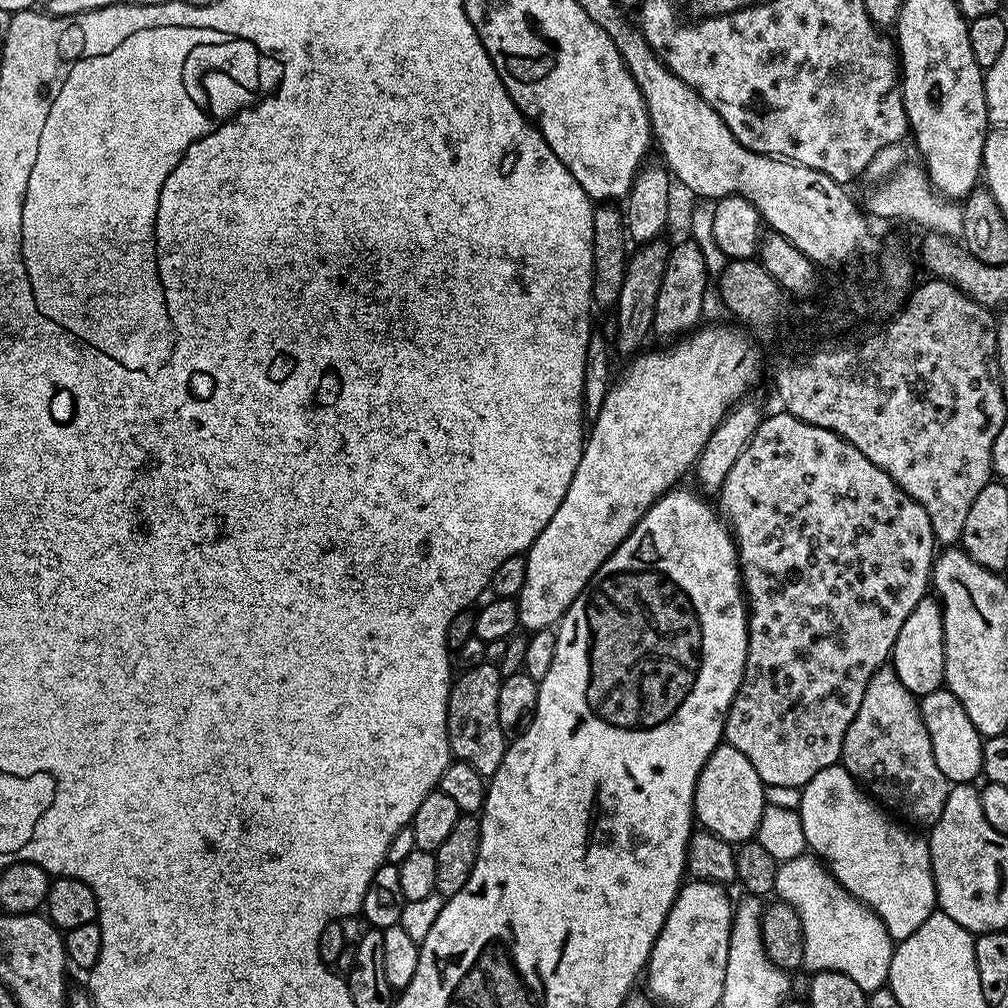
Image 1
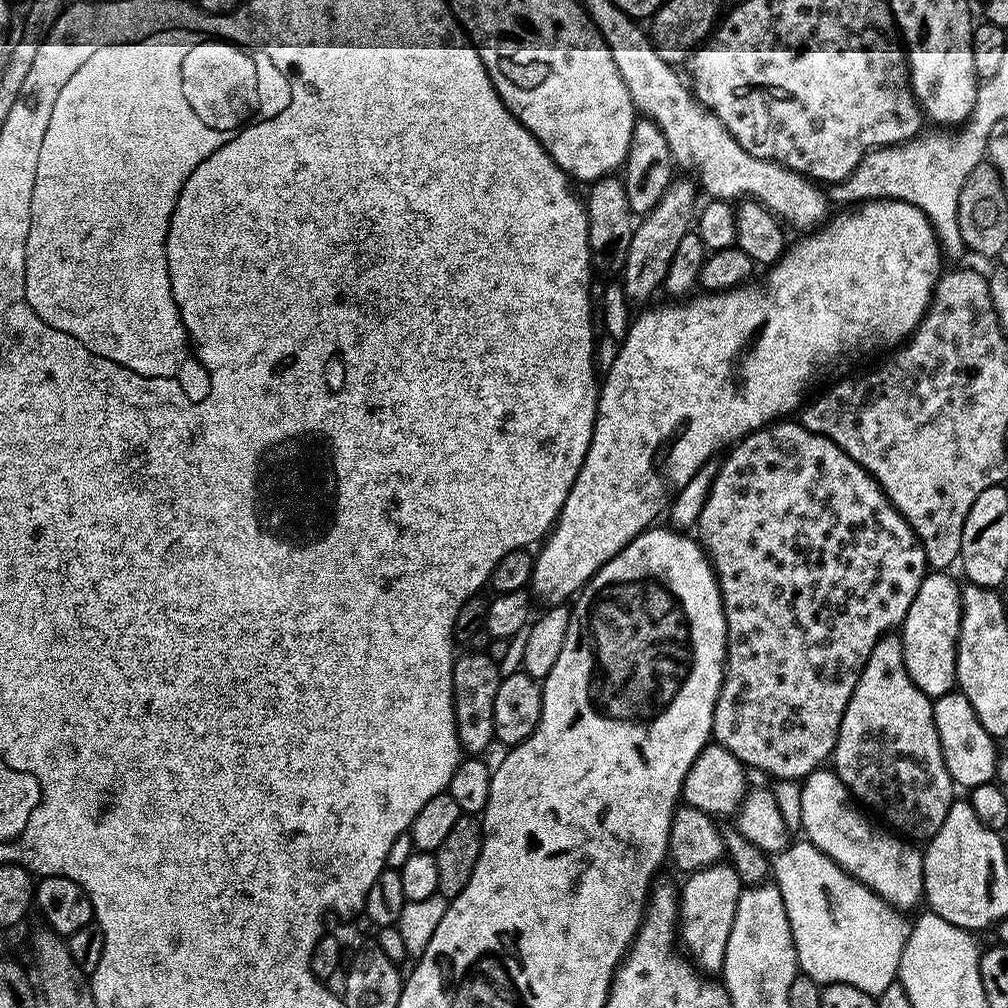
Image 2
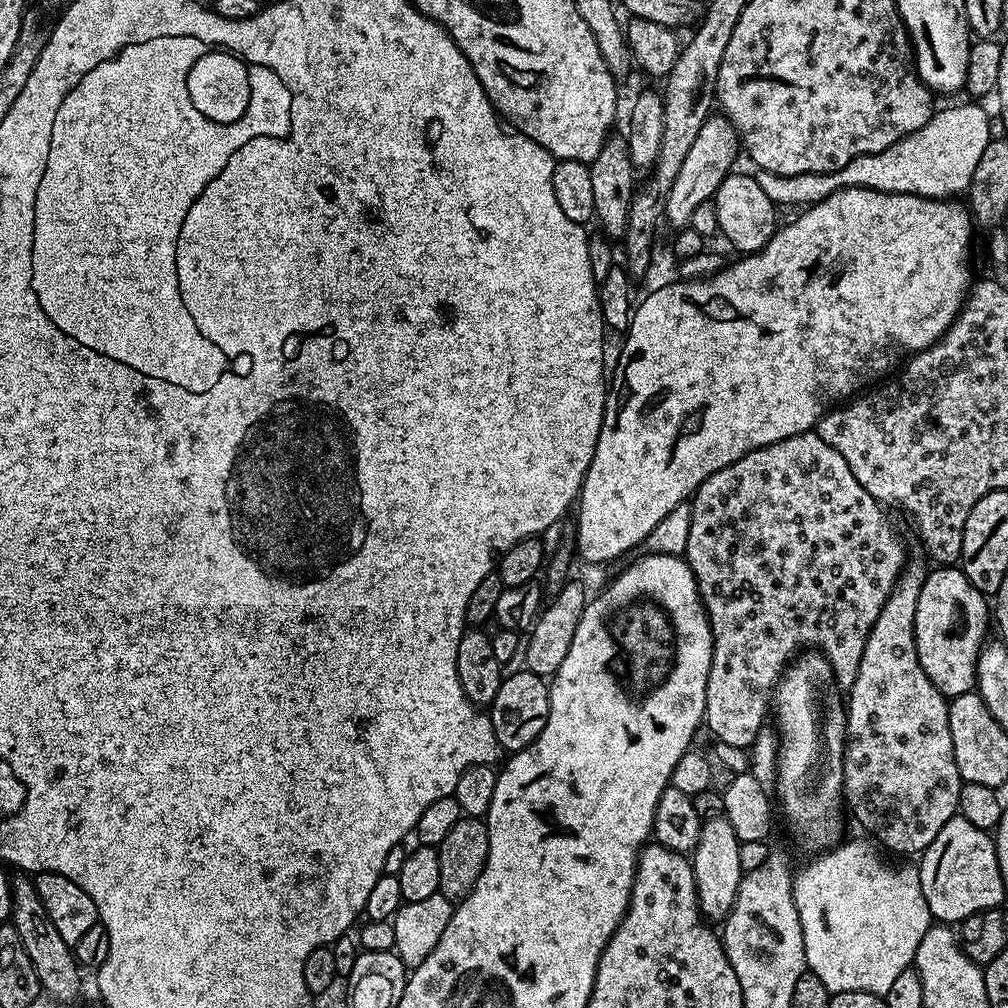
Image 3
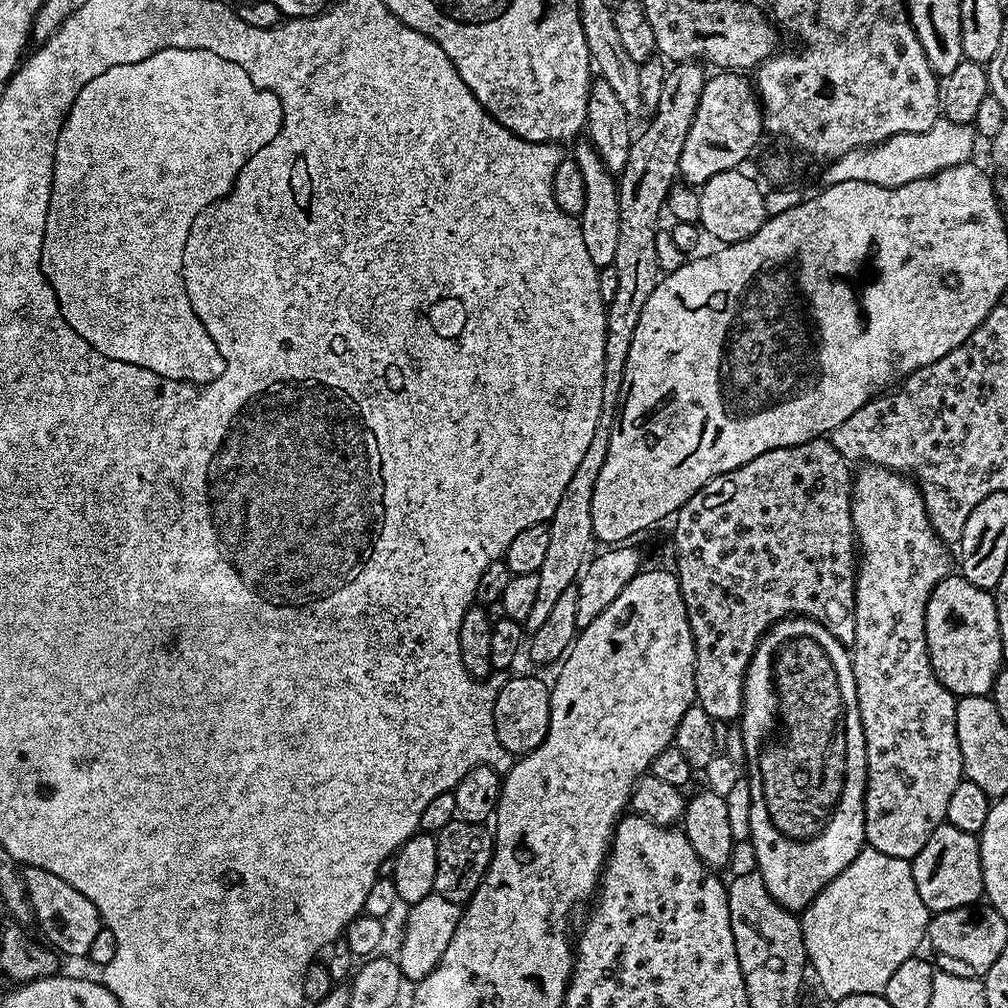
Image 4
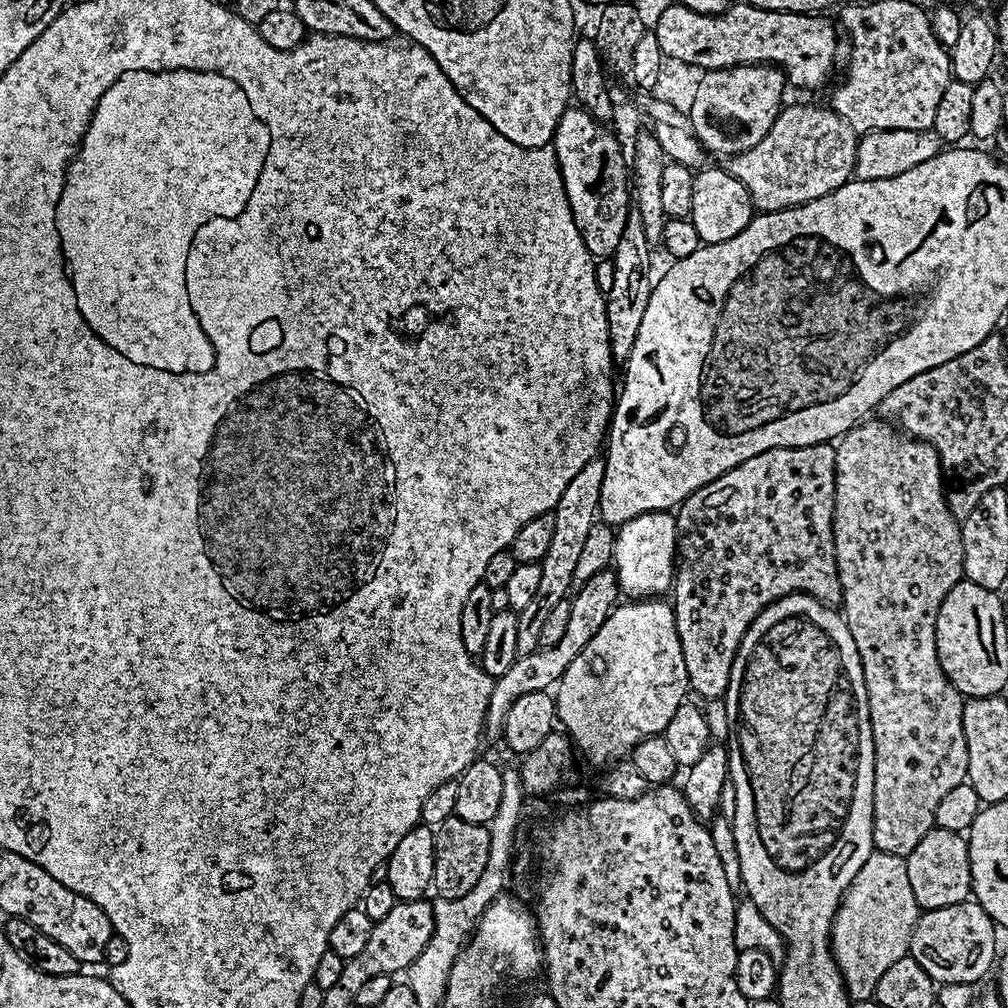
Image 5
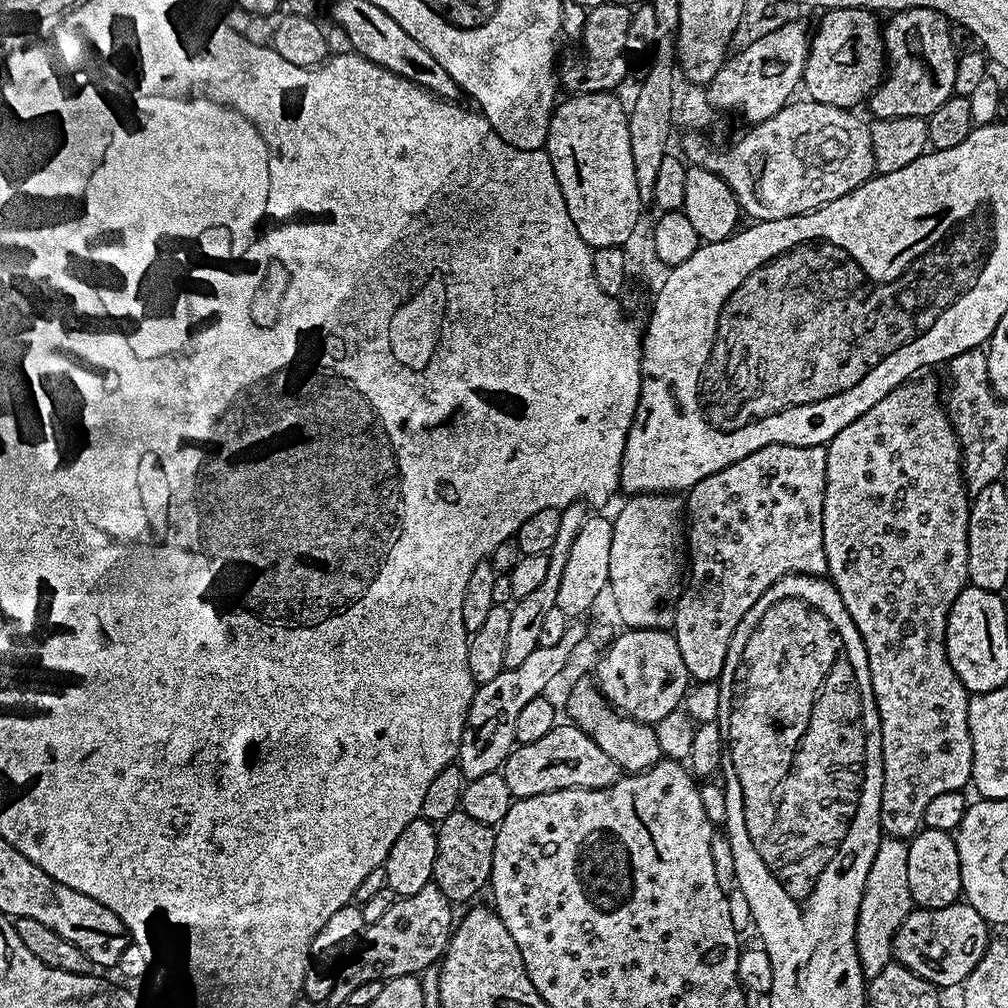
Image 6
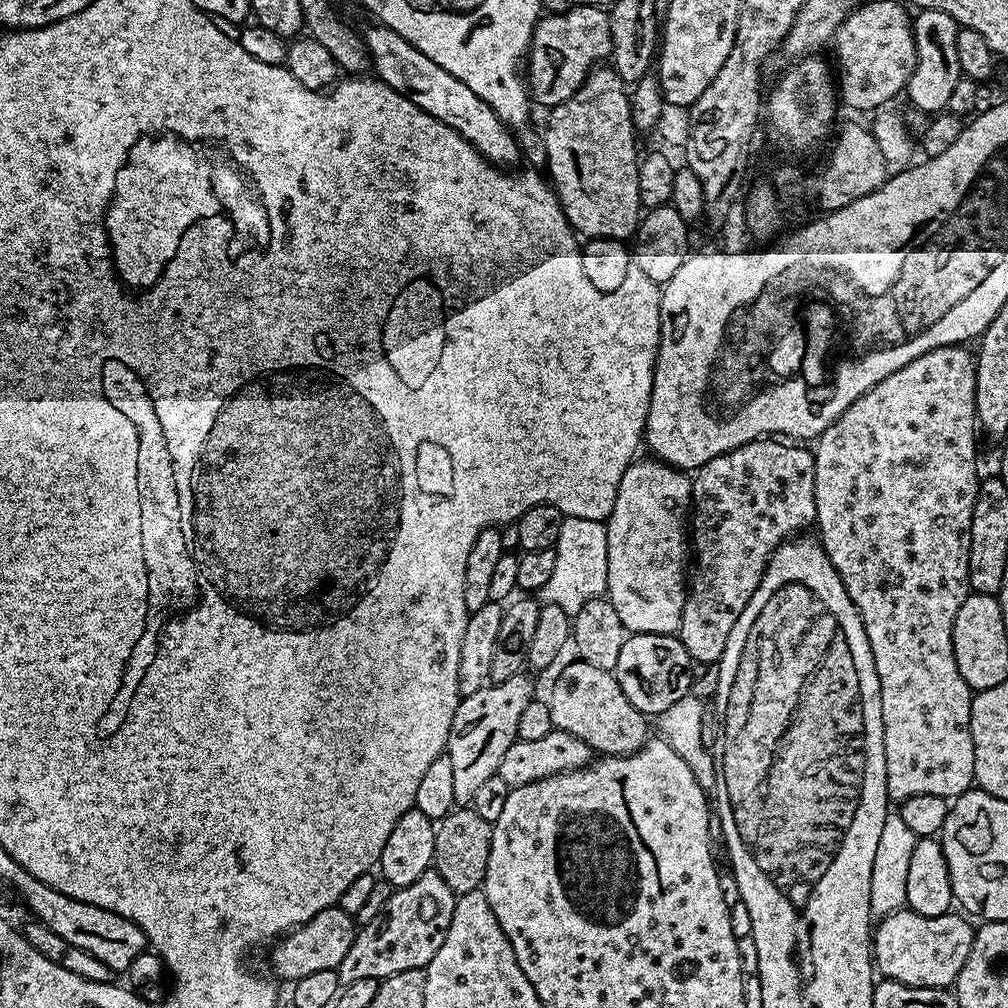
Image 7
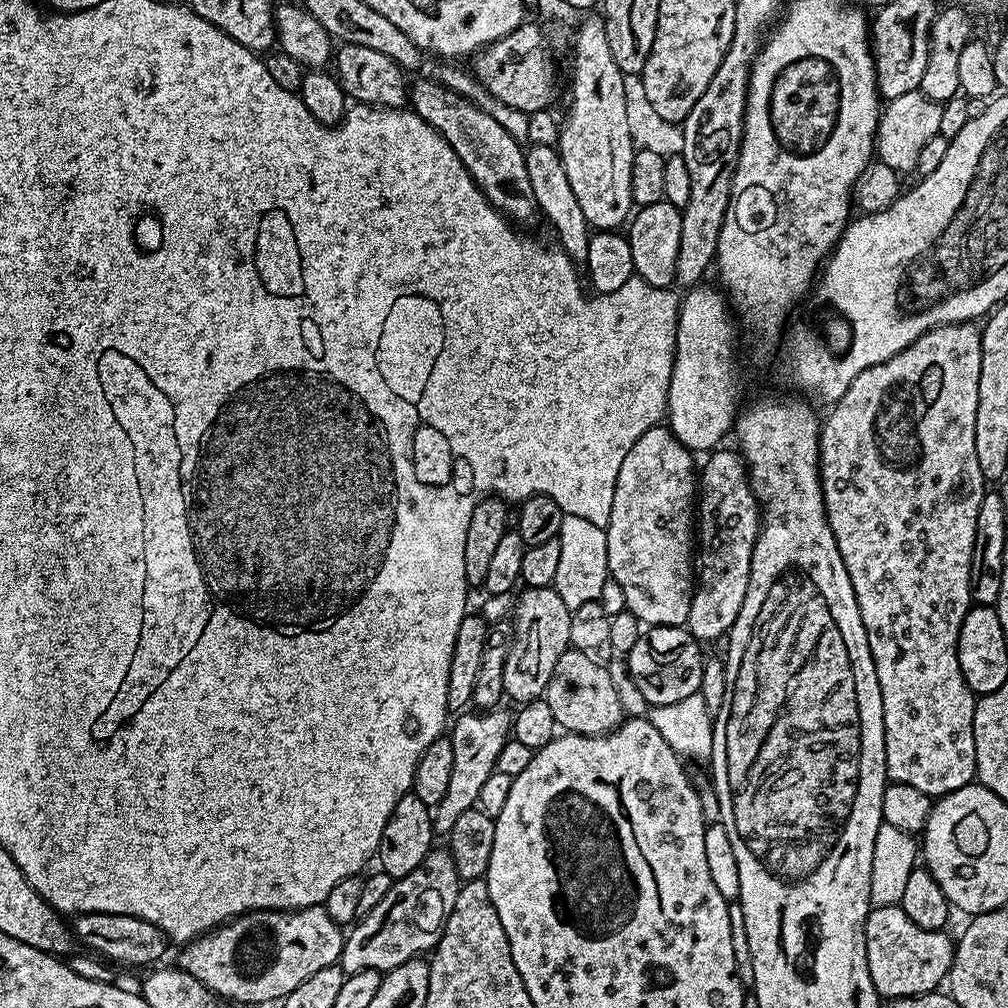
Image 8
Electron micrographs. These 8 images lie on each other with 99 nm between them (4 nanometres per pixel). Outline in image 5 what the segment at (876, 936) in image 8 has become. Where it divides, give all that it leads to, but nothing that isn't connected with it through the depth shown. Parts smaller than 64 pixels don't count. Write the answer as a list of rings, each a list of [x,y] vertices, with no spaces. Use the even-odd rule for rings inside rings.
[[[969,898],[954,906],[942,906],[921,911],[908,947],[910,955],[937,985],[978,985],[984,975],[993,971],[998,960],[996,952],[998,925],[982,910],[975,899]]]

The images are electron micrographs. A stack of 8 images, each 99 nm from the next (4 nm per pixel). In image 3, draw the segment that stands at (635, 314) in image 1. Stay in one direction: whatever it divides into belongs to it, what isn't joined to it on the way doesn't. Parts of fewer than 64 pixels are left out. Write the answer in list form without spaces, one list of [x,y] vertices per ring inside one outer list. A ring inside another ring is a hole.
[[[713,114],[708,117],[707,122],[698,130],[698,138],[690,145],[690,150],[682,162],[682,170],[678,178],[674,178],[674,186],[670,186],[670,194],[666,198],[664,207],[664,220],[673,224],[673,229],[689,227],[692,223],[692,215],[697,206],[702,202],[712,200],[716,195],[718,186],[733,171],[732,163],[736,160],[736,151],[741,151],[740,135],[736,128],[723,114]]]

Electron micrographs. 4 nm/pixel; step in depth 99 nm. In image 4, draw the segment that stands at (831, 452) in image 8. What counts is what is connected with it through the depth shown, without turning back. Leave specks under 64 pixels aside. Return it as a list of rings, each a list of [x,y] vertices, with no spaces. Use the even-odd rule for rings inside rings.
[[[877,464],[861,467],[861,472],[855,473],[852,482],[852,525],[856,531],[858,559],[856,561],[856,601],[854,602],[854,642],[850,646],[852,669],[854,670],[854,686],[858,694],[858,714],[862,722],[862,734],[866,738],[866,786],[864,787],[864,839],[867,847],[882,850],[882,854],[890,854],[894,858],[902,858],[911,862],[918,850],[930,842],[930,834],[938,825],[946,821],[946,806],[950,803],[950,794],[954,794],[954,786],[958,786],[964,775],[962,766],[962,750],[958,750],[956,737],[956,701],[942,682],[934,674],[930,666],[930,654],[926,646],[926,606],[930,602],[930,594],[938,582],[950,575],[954,568],[954,556],[950,553],[949,545],[940,539],[934,530],[930,518],[926,514],[924,499],[920,488],[911,475],[895,472],[889,468],[879,468]]]

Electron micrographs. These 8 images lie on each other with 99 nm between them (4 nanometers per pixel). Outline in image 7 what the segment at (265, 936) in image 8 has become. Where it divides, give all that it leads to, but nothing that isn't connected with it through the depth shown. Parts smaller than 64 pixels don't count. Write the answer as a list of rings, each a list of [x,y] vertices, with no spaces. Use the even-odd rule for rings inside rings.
[[[340,907],[327,908],[310,922],[301,924],[300,927],[292,929],[291,932],[279,937],[271,945],[272,948],[272,968],[287,982],[295,982],[306,978],[306,974],[314,974],[318,970],[339,969],[342,958],[346,958],[346,950],[354,942],[358,931],[358,925],[346,910]]]

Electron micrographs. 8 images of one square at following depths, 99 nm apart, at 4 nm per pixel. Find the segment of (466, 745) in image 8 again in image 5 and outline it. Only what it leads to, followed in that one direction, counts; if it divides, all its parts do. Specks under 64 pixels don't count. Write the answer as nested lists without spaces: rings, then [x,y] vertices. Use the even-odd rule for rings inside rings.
[[[606,567],[600,573],[587,578],[584,584],[575,589],[571,597],[570,626],[566,626],[566,634],[562,634],[562,639],[553,648],[540,648],[529,656],[517,656],[514,666],[510,666],[506,674],[495,677],[490,706],[484,719],[484,736],[487,739],[499,741],[503,737],[506,714],[510,712],[510,706],[514,706],[514,702],[522,698],[522,694],[546,692],[559,684],[570,662],[574,662],[574,658],[582,654],[586,642],[590,642],[590,638],[594,638],[594,634],[602,630],[602,622],[606,622],[620,595],[620,585],[617,584],[615,571],[611,567]]]

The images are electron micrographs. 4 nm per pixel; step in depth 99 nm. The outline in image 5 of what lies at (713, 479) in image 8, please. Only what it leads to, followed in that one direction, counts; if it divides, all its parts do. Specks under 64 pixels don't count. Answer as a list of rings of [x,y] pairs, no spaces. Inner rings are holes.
[[[831,443],[814,446],[798,446],[797,448],[771,448],[754,458],[746,458],[738,466],[726,470],[714,482],[702,486],[694,494],[684,499],[679,505],[676,517],[676,555],[678,563],[674,573],[674,607],[676,609],[676,625],[678,638],[682,642],[682,658],[686,658],[686,674],[688,687],[693,693],[701,696],[701,701],[718,700],[723,697],[726,686],[730,682],[730,666],[734,662],[734,654],[738,654],[738,646],[754,618],[762,614],[766,606],[770,606],[778,598],[789,596],[795,592],[805,592],[818,602],[829,606],[839,605],[842,601],[842,582],[838,578],[838,566],[834,554],[834,486],[836,485],[836,449]]]

